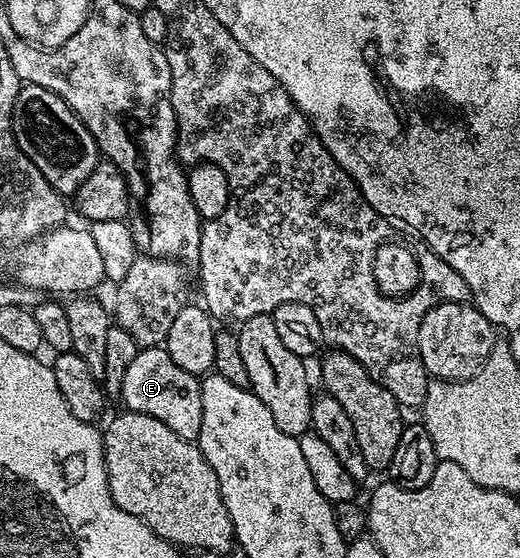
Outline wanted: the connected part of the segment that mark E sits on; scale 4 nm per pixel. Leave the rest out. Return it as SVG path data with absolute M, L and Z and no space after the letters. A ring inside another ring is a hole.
M161 346L138 349L135 360L131 360L127 367L127 376L123 376L119 398L125 401L126 411L155 416L155 420L163 420L171 432L184 438L196 440L199 436L203 424L203 396L198 375L183 372L183 368L179 368Z

